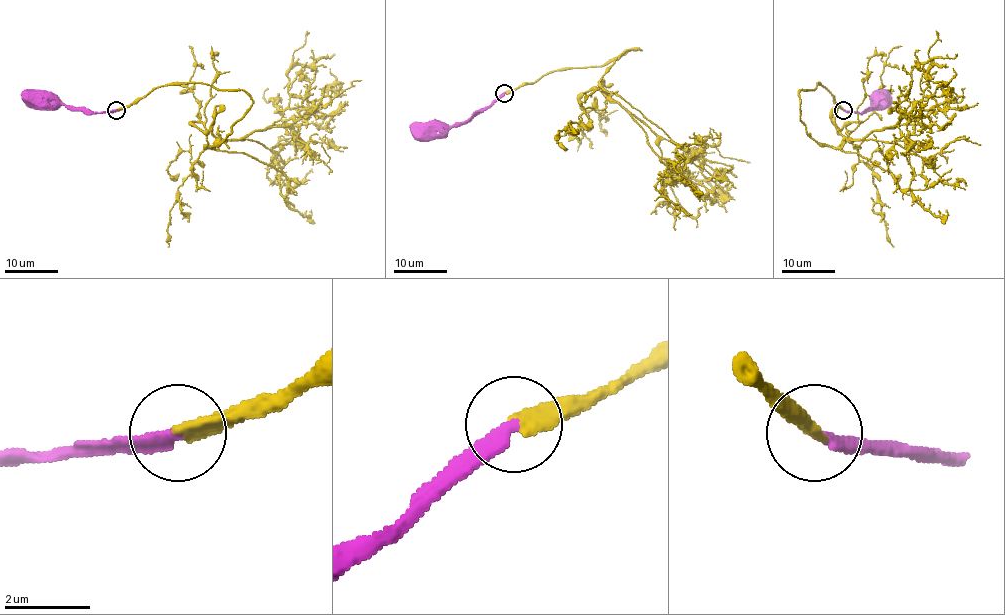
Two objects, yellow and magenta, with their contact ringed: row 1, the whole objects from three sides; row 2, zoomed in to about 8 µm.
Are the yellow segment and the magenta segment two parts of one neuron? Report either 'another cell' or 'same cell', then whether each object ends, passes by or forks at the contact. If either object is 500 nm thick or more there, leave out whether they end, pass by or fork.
same cell; yellow ends there; magenta ends there

